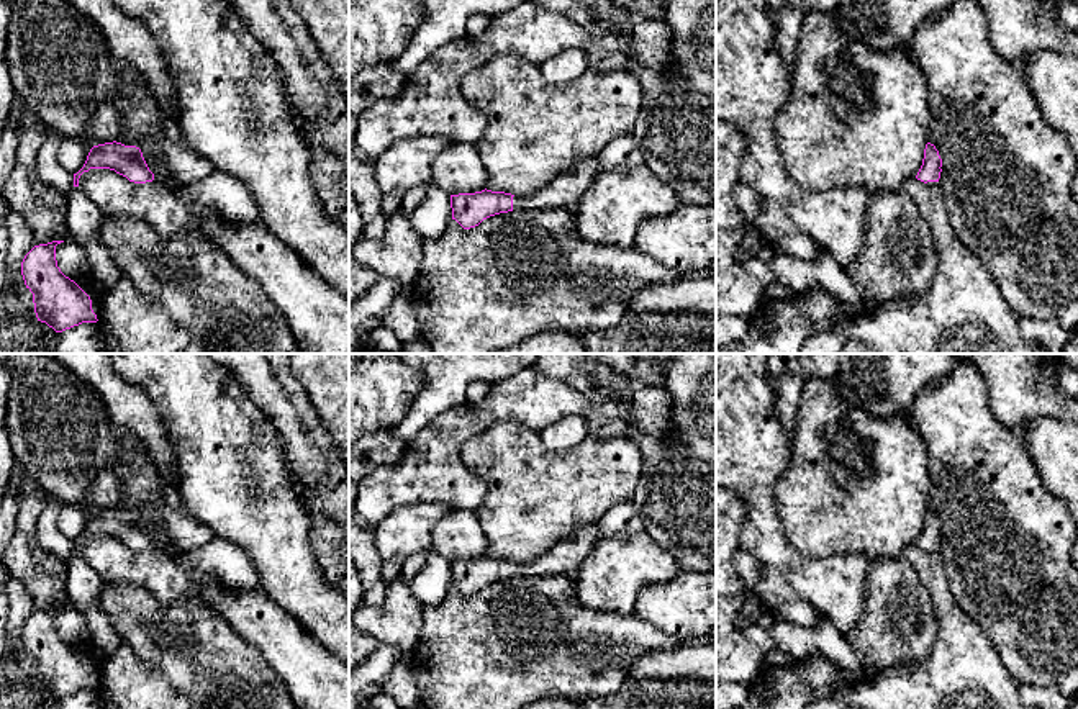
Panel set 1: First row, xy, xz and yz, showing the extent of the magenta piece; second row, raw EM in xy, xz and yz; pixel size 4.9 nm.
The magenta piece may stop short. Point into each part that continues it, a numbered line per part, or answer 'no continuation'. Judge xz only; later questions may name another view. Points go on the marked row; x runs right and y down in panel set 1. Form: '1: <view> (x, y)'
1: xz (564, 190)

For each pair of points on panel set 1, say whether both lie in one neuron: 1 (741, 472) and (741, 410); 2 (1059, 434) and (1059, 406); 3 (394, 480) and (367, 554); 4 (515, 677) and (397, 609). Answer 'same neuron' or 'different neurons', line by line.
1: same neuron
2: different neurons
3: different neurons
4: different neurons

